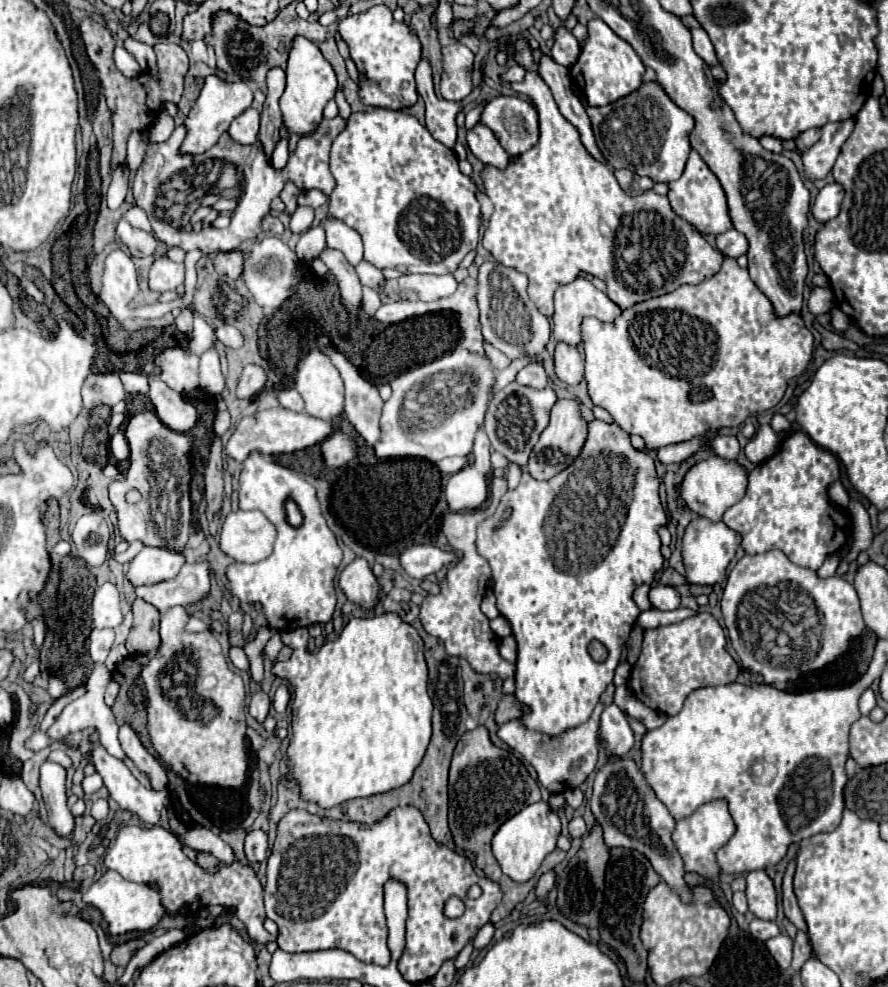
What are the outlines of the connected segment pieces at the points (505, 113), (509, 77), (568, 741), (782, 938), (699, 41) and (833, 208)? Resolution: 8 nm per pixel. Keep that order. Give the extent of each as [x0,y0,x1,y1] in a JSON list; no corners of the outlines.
[[480,96,538,156],[500,64,524,82],[498,684,614,794],[766,934,792,970],[692,28,718,66],[812,182,844,224]]

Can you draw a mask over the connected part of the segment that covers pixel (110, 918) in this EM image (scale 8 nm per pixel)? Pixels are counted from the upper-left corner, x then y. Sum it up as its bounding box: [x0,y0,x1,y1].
[82,870,164,936]

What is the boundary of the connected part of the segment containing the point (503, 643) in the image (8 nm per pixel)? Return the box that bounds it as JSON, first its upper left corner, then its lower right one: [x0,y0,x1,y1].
[500,636,518,662]

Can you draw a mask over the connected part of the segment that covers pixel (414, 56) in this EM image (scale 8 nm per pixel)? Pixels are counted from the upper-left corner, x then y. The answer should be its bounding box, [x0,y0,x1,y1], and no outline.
[338,6,422,110]

